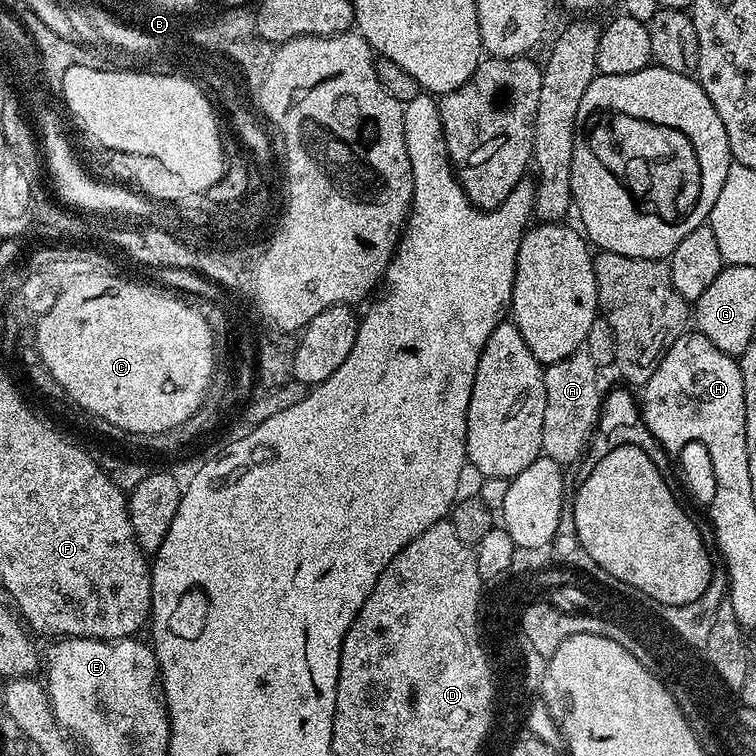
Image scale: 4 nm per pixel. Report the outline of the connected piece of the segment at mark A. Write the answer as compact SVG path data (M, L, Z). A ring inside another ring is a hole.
M583 350L545 367L546 418L542 418L542 452L562 466L575 465L583 457L596 431L602 403L599 375L596 363Z

